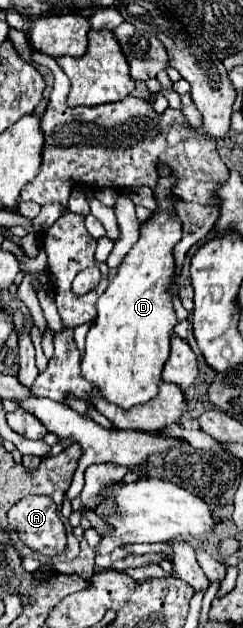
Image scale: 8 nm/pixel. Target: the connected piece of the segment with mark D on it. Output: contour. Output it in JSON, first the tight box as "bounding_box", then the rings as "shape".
{"bounding_box":[82,175,182,409],"shape":[[[176,175],[160,177],[158,185],[154,187],[154,199],[158,203],[152,217],[144,223],[140,223],[140,237],[128,251],[128,255],[122,259],[118,267],[118,275],[110,281],[108,289],[102,293],[102,297],[96,301],[98,315],[86,335],[86,351],[82,357],[82,375],[88,379],[94,387],[100,387],[100,393],[106,401],[116,403],[122,409],[130,409],[134,405],[142,405],[156,397],[158,385],[160,385],[160,373],[162,367],[170,355],[170,337],[174,331],[174,325],[178,323],[172,307],[172,293],[170,287],[174,283],[176,275],[176,261],[172,255],[174,245],[182,239],[182,225],[180,219],[174,213],[174,185]]]}

